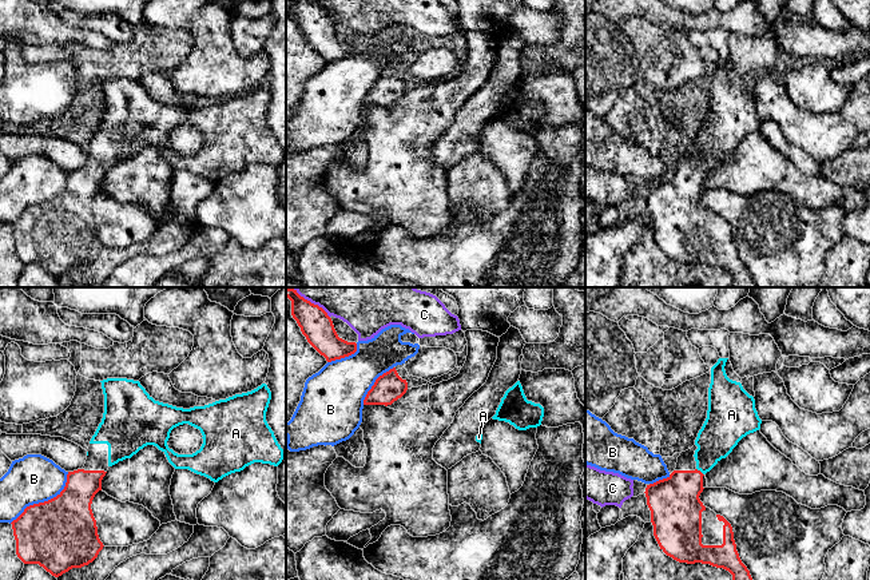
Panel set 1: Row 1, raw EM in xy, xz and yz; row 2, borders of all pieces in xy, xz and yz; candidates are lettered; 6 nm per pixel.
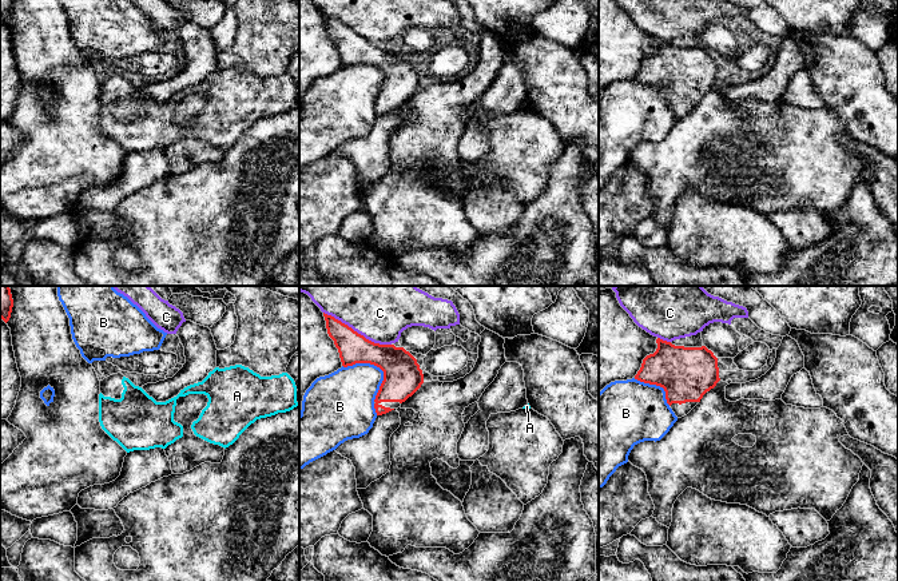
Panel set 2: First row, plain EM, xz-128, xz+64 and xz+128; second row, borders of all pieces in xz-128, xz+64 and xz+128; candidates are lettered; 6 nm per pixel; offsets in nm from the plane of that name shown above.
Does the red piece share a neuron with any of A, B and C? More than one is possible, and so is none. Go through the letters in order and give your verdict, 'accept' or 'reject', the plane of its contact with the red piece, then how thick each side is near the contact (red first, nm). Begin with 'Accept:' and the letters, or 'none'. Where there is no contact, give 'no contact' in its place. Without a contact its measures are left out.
Accept: A
A: accept; meets red in yz; 300 nm thick on the red side, 240 nm on the other
B: reject; meets red in xy; 440 nm thick on the red side, 300 nm on the other
C: reject; meets red in xz; 190 nm thick on the red side, 180 nm on the other

